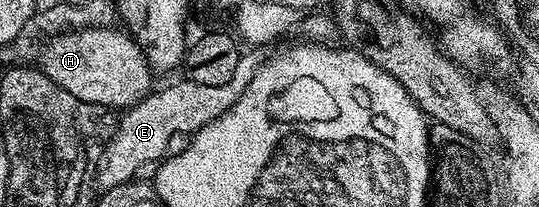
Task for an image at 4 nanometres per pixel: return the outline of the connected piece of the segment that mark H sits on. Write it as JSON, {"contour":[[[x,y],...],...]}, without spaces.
{"contour":[[[117,26],[84,27],[56,35],[42,51],[40,70],[60,89],[88,101],[92,105],[111,109],[134,107],[152,91],[152,68],[142,47],[133,35]]]}

